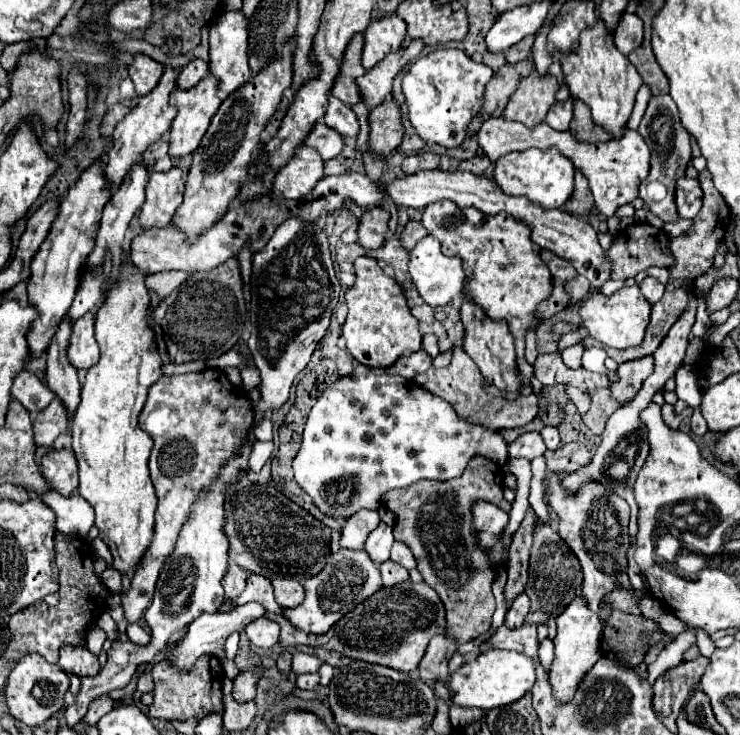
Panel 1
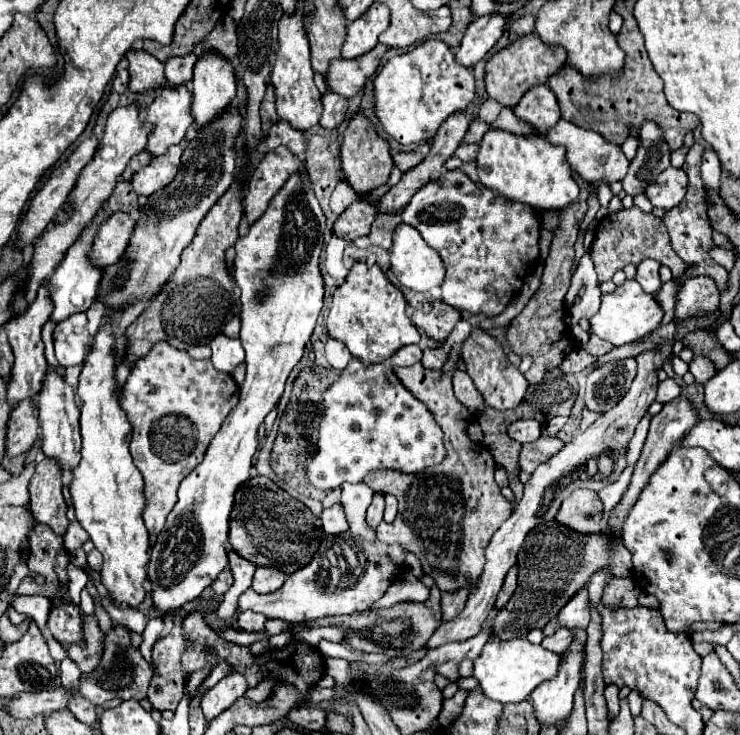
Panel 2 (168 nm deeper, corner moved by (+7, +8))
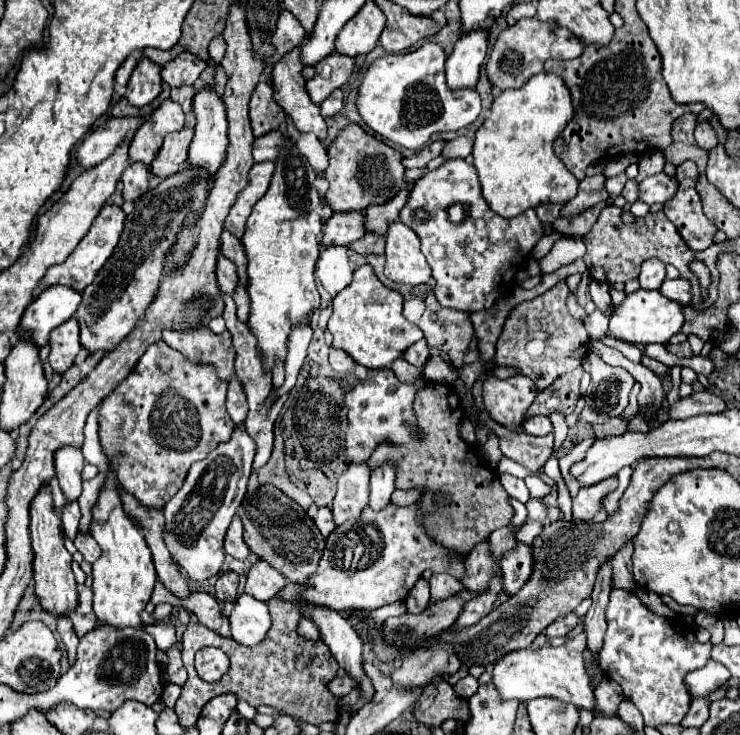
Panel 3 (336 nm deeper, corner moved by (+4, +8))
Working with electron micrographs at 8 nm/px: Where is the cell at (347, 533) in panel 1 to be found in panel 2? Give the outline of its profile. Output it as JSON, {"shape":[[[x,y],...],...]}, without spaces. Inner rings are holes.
{"shape":[[[333,504],[331,508],[325,508],[319,518],[321,518],[321,526],[323,526],[325,534],[341,534],[341,532],[349,530],[341,504]]]}

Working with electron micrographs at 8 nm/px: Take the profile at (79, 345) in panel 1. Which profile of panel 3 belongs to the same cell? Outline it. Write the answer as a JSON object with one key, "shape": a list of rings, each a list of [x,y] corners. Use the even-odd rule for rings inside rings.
{"shape":[[[76,318],[66,320],[62,326],[54,328],[50,334],[50,366],[54,372],[62,374],[66,372],[72,364],[74,358],[78,356],[82,344],[80,344],[80,324]]]}

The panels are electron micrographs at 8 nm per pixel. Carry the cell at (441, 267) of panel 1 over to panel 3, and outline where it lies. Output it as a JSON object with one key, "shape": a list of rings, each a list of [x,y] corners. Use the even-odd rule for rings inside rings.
{"shape":[[[392,222],[386,232],[386,270],[384,274],[406,286],[420,286],[432,278],[432,270],[420,250],[420,238],[406,224]]]}

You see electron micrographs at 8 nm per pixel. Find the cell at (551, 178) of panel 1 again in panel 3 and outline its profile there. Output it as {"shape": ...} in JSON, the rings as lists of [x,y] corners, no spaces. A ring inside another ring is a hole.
{"shape":[[[536,74],[530,78],[522,90],[504,90],[496,96],[492,104],[490,118],[478,128],[476,140],[474,140],[474,166],[480,176],[482,184],[482,196],[488,202],[488,206],[498,212],[504,218],[512,218],[522,214],[528,208],[536,208],[538,204],[554,202],[554,204],[566,204],[570,202],[578,192],[578,180],[574,174],[566,170],[562,160],[554,156],[554,140],[558,134],[562,134],[564,126],[568,124],[568,116],[572,116],[572,102],[570,92],[566,84],[556,74]]]}

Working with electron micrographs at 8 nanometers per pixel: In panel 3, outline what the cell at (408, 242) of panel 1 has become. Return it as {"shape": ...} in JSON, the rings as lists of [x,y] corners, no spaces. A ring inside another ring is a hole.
{"shape":[[[368,232],[364,238],[350,244],[350,248],[360,254],[384,254],[384,246],[386,246],[386,238],[374,232]]]}

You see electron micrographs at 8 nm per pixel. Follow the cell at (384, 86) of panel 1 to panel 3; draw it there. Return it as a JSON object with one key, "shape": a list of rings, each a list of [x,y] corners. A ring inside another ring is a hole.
{"shape":[[[332,52],[322,62],[316,64],[316,76],[306,82],[306,90],[314,104],[320,104],[324,98],[332,94],[332,90],[342,88],[342,84],[348,82],[352,76],[352,70],[356,66],[356,58],[340,56]]]}

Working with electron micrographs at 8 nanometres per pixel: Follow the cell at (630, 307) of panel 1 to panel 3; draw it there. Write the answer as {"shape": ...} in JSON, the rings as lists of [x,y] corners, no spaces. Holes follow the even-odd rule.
{"shape":[[[638,288],[636,292],[626,294],[622,304],[614,308],[614,314],[610,318],[610,334],[628,344],[652,344],[652,342],[666,344],[674,334],[680,332],[682,322],[684,314],[678,302],[670,302],[658,290]]]}

